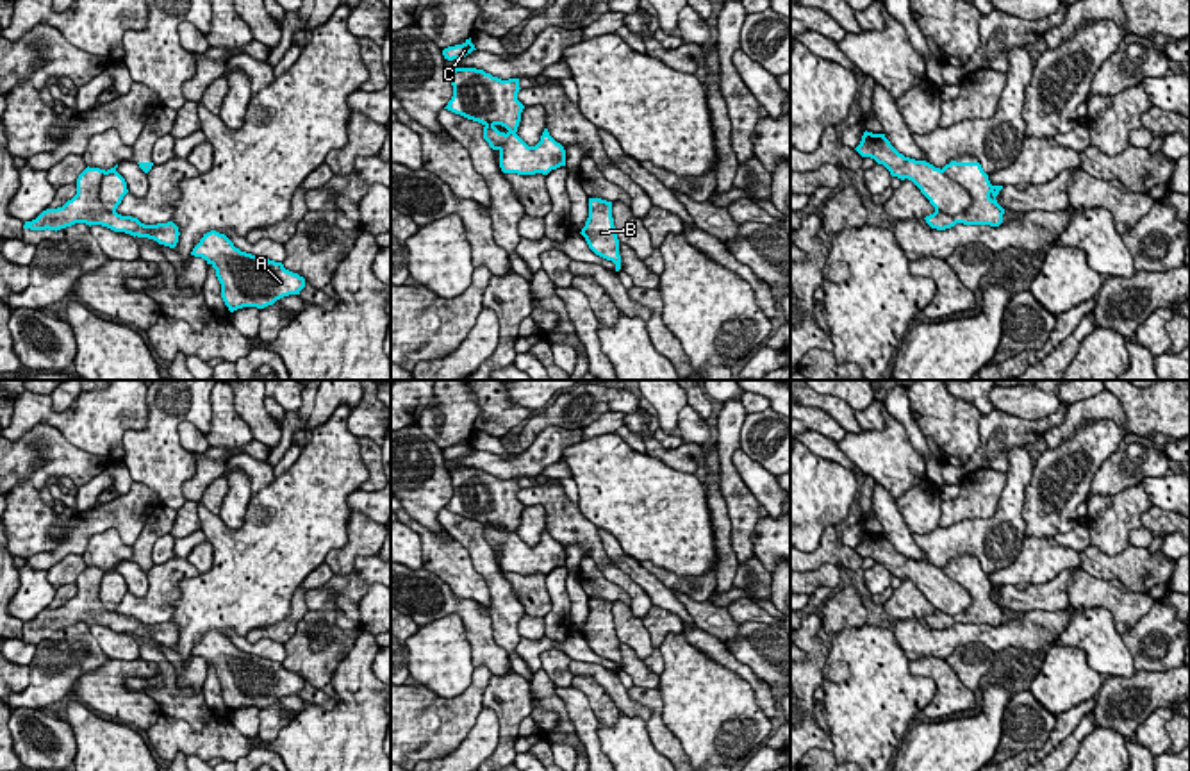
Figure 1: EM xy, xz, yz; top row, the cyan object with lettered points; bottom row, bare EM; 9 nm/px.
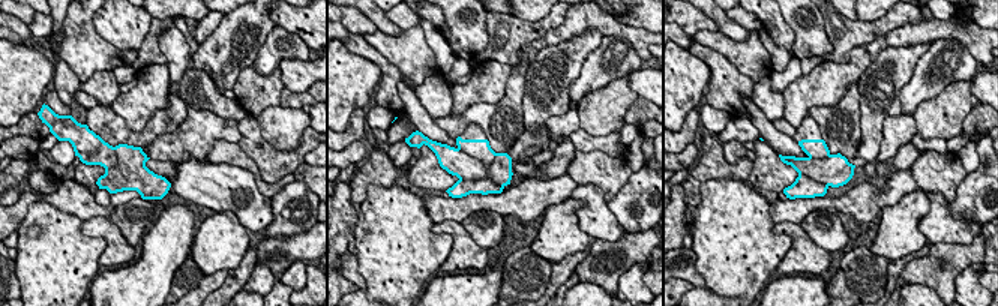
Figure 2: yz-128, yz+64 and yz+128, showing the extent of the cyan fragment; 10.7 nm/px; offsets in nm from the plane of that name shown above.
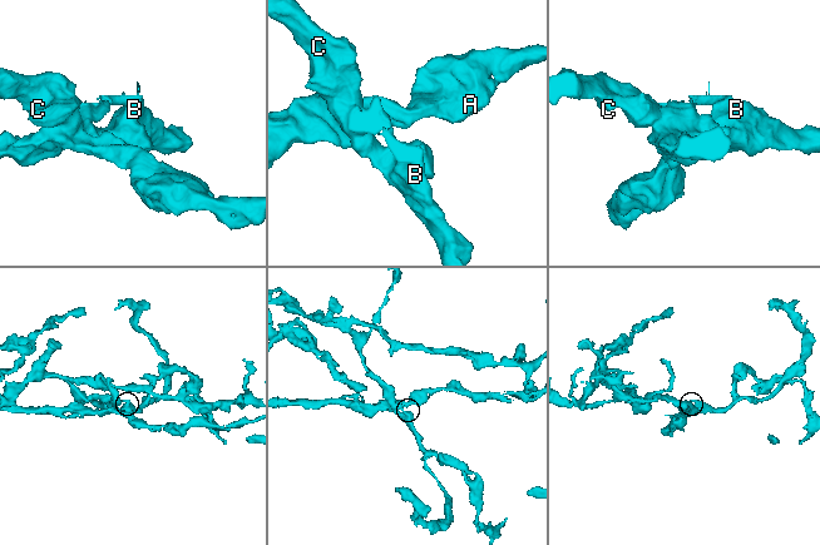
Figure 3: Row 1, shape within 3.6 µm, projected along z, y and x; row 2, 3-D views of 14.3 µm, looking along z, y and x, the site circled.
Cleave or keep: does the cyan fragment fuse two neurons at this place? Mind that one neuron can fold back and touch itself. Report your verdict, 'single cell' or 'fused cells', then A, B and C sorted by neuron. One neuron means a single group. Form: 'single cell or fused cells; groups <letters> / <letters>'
fused cells; groups A / B C

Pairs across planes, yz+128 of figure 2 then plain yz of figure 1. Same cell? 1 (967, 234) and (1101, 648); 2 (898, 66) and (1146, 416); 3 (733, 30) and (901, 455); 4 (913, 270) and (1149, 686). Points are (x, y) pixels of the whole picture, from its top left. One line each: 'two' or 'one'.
1: one
2: one
3: two
4: one

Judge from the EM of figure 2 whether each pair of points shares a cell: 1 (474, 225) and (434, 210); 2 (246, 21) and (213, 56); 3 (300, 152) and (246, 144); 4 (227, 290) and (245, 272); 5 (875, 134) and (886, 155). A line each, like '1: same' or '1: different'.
1: different
2: same
3: same
4: same
5: different

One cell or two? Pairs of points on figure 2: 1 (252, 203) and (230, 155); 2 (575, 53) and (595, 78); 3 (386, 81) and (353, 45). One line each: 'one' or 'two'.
1: two
2: two
3: one

